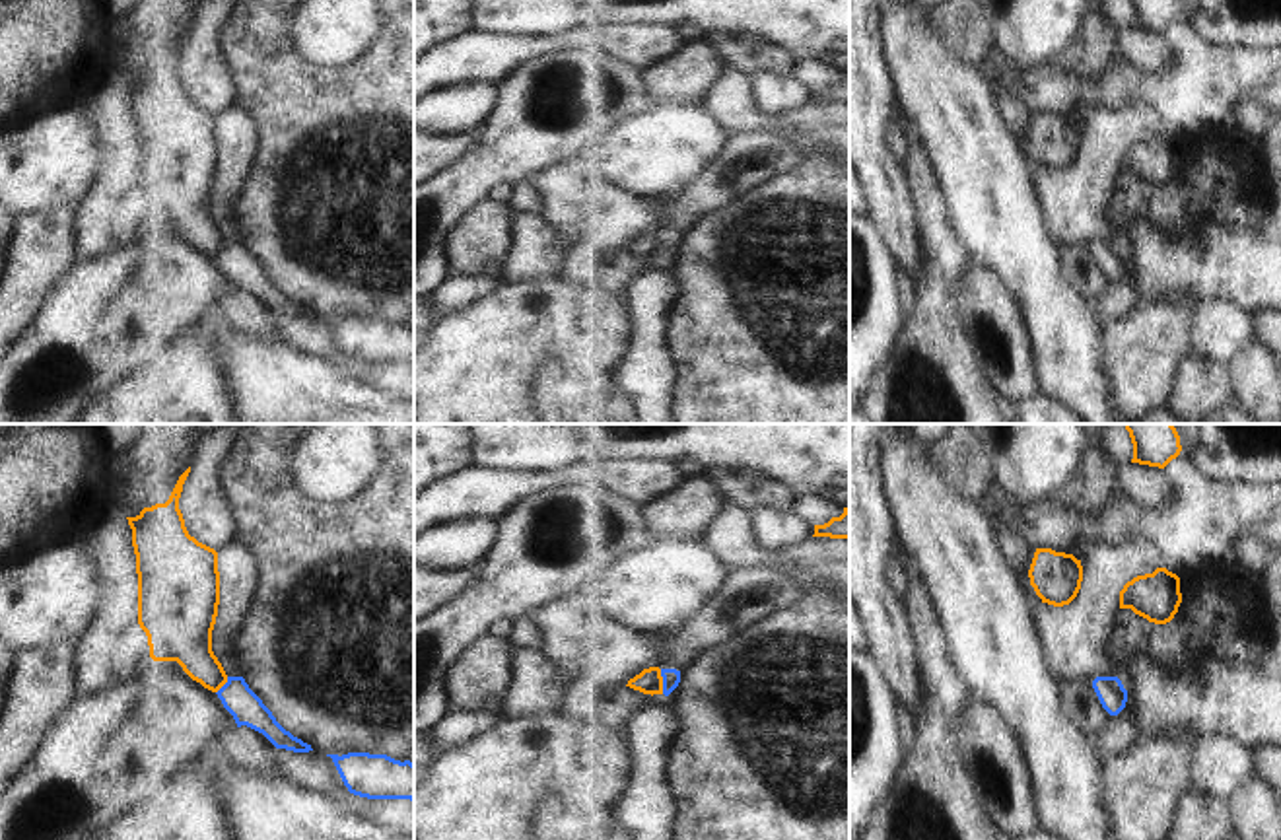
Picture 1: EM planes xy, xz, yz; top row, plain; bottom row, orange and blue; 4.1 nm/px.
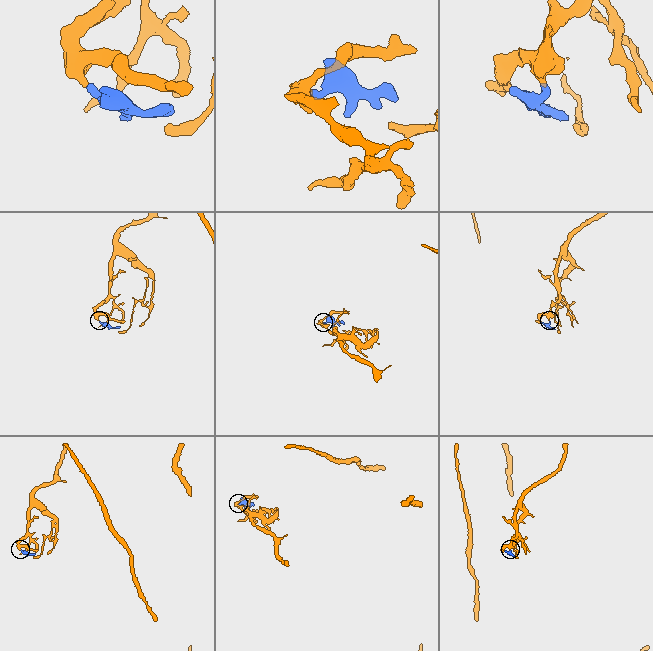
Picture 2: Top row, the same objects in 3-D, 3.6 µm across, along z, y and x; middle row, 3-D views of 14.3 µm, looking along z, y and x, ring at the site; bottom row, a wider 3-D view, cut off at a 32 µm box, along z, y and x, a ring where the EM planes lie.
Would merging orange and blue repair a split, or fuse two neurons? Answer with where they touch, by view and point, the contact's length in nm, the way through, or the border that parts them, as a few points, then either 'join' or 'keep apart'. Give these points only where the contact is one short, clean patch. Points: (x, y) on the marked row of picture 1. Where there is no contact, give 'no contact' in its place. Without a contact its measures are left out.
contact xz (661, 681); length 110 nm; border xz (659, 669), (663, 693); keep apart

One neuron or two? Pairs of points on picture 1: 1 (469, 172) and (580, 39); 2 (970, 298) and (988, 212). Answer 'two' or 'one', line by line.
1: two
2: two

